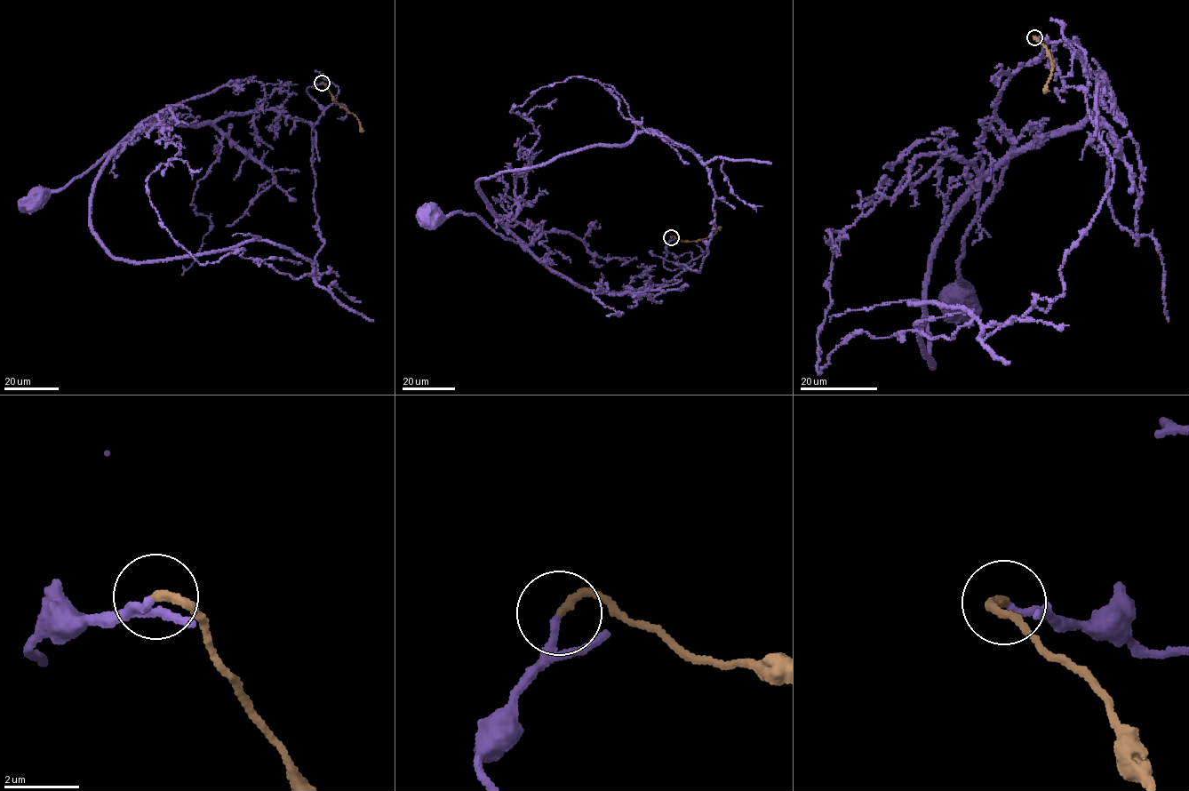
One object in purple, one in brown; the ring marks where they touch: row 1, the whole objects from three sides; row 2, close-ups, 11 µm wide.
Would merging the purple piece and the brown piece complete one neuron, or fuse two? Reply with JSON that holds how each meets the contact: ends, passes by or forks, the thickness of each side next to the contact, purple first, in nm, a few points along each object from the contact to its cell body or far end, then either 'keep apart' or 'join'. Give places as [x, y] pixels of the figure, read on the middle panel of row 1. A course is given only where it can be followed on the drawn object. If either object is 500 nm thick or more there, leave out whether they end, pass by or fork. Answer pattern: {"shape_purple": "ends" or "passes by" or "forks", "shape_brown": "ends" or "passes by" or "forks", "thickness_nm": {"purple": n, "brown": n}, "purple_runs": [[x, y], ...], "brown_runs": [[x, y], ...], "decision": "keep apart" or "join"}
{"shape_purple": "passes by", "shape_brown": "ends", "thickness_nm": {"purple": 140, "brown": 240}, "purple_runs": [[671, 238], [664, 267], [699, 272], [715, 193], [701, 159], [651, 131], [475, 183], [520, 243], [428, 214]], "brown_runs": [[671, 237], [689, 241], [706, 238], [721, 227]], "decision": "join"}

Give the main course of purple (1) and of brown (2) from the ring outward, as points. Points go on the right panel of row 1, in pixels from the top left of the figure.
1: (1035, 37), (1086, 51), (1113, 182), (1045, 310), (911, 302), (930, 367), (929, 258), (1008, 158), (956, 294)
2: (1034, 37), (1044, 46), (1053, 67), (1045, 93)

